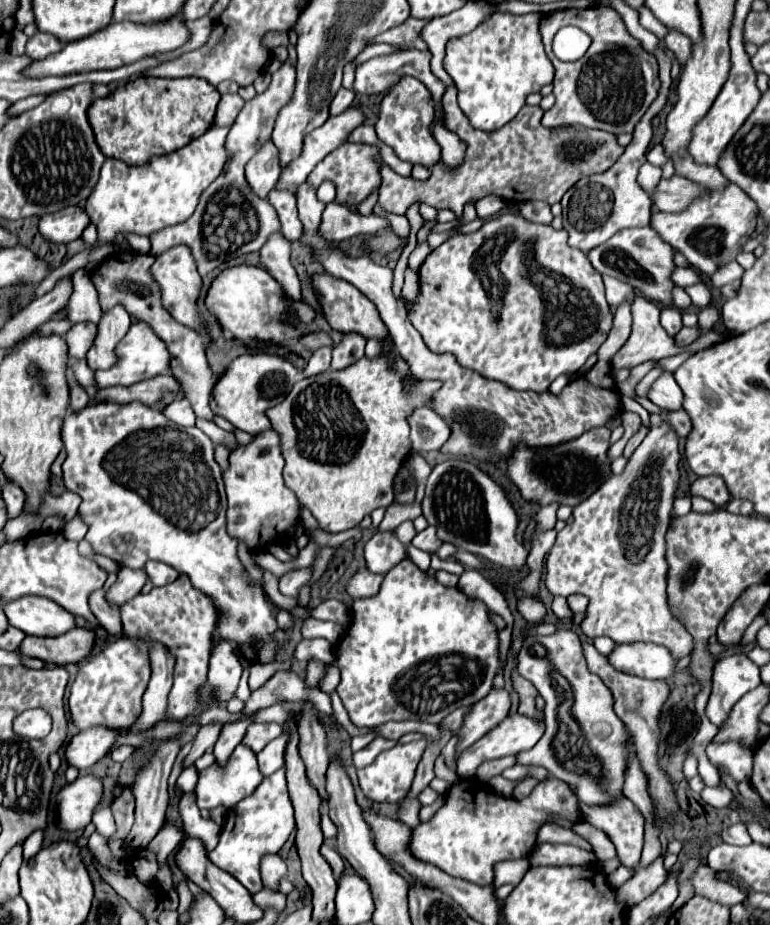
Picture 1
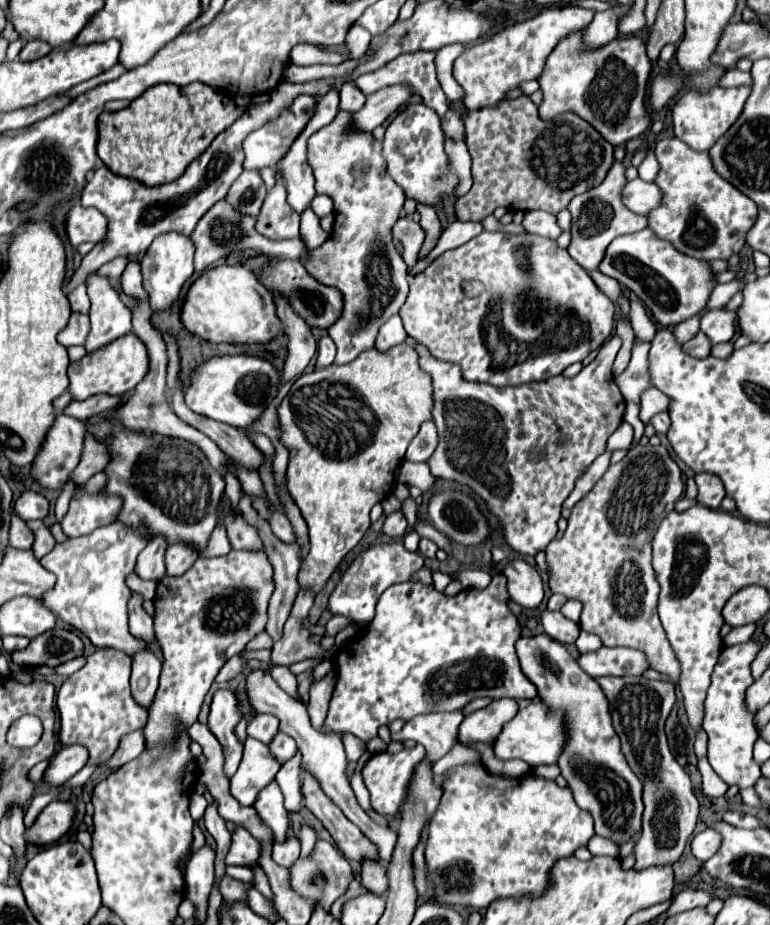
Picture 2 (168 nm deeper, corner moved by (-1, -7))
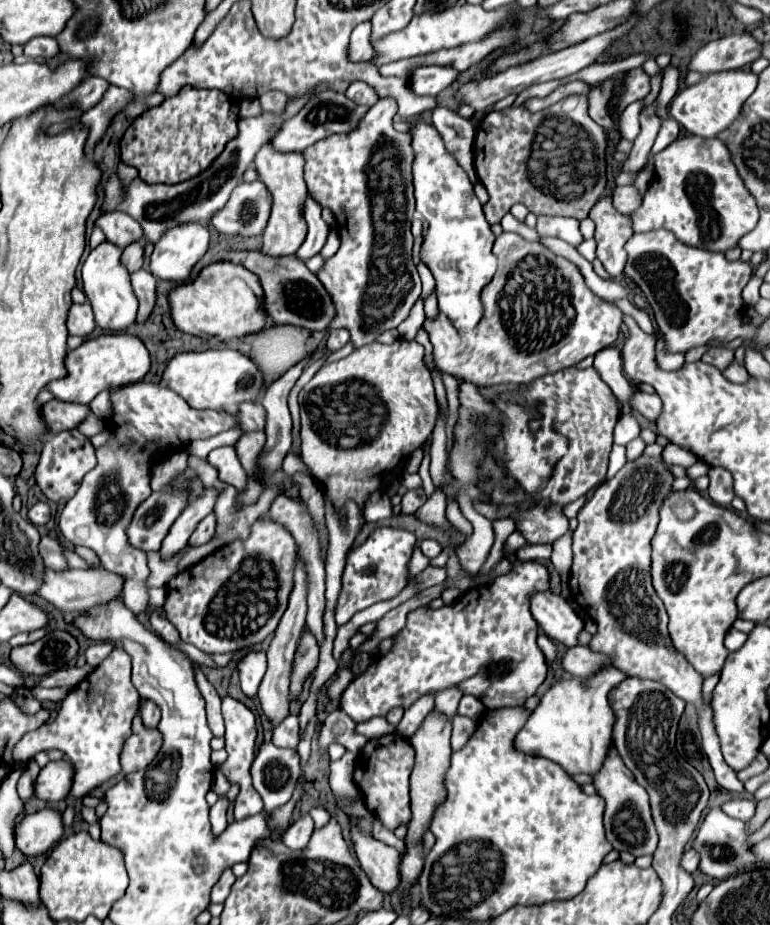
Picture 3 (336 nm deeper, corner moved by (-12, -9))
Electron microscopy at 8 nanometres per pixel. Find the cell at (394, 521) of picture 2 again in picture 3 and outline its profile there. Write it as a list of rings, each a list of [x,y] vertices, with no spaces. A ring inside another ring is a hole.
[[[409,490],[405,496],[403,496],[403,504],[401,504],[401,514],[403,516],[411,516],[415,514],[423,504],[425,504],[427,496],[423,490]]]

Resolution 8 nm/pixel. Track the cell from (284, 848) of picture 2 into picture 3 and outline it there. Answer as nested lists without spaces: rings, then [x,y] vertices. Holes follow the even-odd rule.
[[[301,816],[285,832],[283,844],[287,848],[291,848],[291,850],[303,850],[309,844],[311,834],[313,834],[313,820],[311,820],[311,816]]]

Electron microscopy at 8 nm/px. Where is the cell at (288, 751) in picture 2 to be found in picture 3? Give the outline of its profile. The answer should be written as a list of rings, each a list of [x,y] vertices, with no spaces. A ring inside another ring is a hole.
[[[291,714],[291,718],[285,718],[285,722],[281,722],[279,726],[275,726],[275,730],[273,730],[273,744],[281,746],[281,748],[297,750],[299,724],[297,724],[297,716],[295,714]]]

